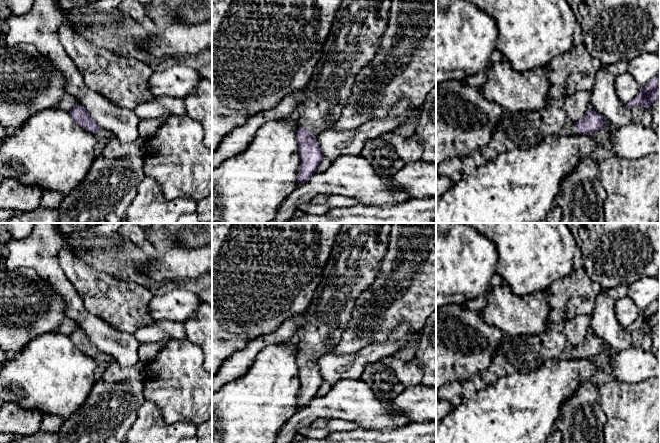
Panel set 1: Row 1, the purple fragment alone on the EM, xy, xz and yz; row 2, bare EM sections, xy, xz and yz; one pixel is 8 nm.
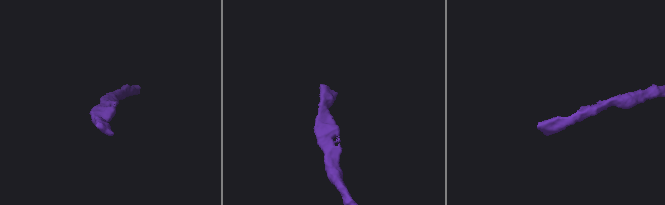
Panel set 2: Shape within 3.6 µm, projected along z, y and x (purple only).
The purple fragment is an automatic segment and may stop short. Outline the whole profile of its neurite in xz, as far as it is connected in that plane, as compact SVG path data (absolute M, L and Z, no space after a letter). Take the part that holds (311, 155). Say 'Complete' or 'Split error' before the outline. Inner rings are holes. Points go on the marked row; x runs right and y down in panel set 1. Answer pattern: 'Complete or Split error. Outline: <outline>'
Split error. Outline: M342 0L321 57L303 88L305 100L297 105L294 113L300 126L296 134L301 158L297 177L299 185L309 181L324 157L315 136L332 129L347 104L357 73L375 56L388 24L391 1Z

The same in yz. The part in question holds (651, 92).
Complete. Outline: M660 77L652 78L643 88L643 90L626 107L632 109L634 106L650 108L651 105L660 99Z

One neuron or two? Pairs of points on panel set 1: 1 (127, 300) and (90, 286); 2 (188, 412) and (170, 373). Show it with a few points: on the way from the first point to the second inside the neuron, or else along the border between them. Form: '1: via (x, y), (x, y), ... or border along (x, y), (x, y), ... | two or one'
1: via (118, 300), (113, 300), (99, 291) | one
2: via (188, 402), (188, 395), (177, 383) | one

